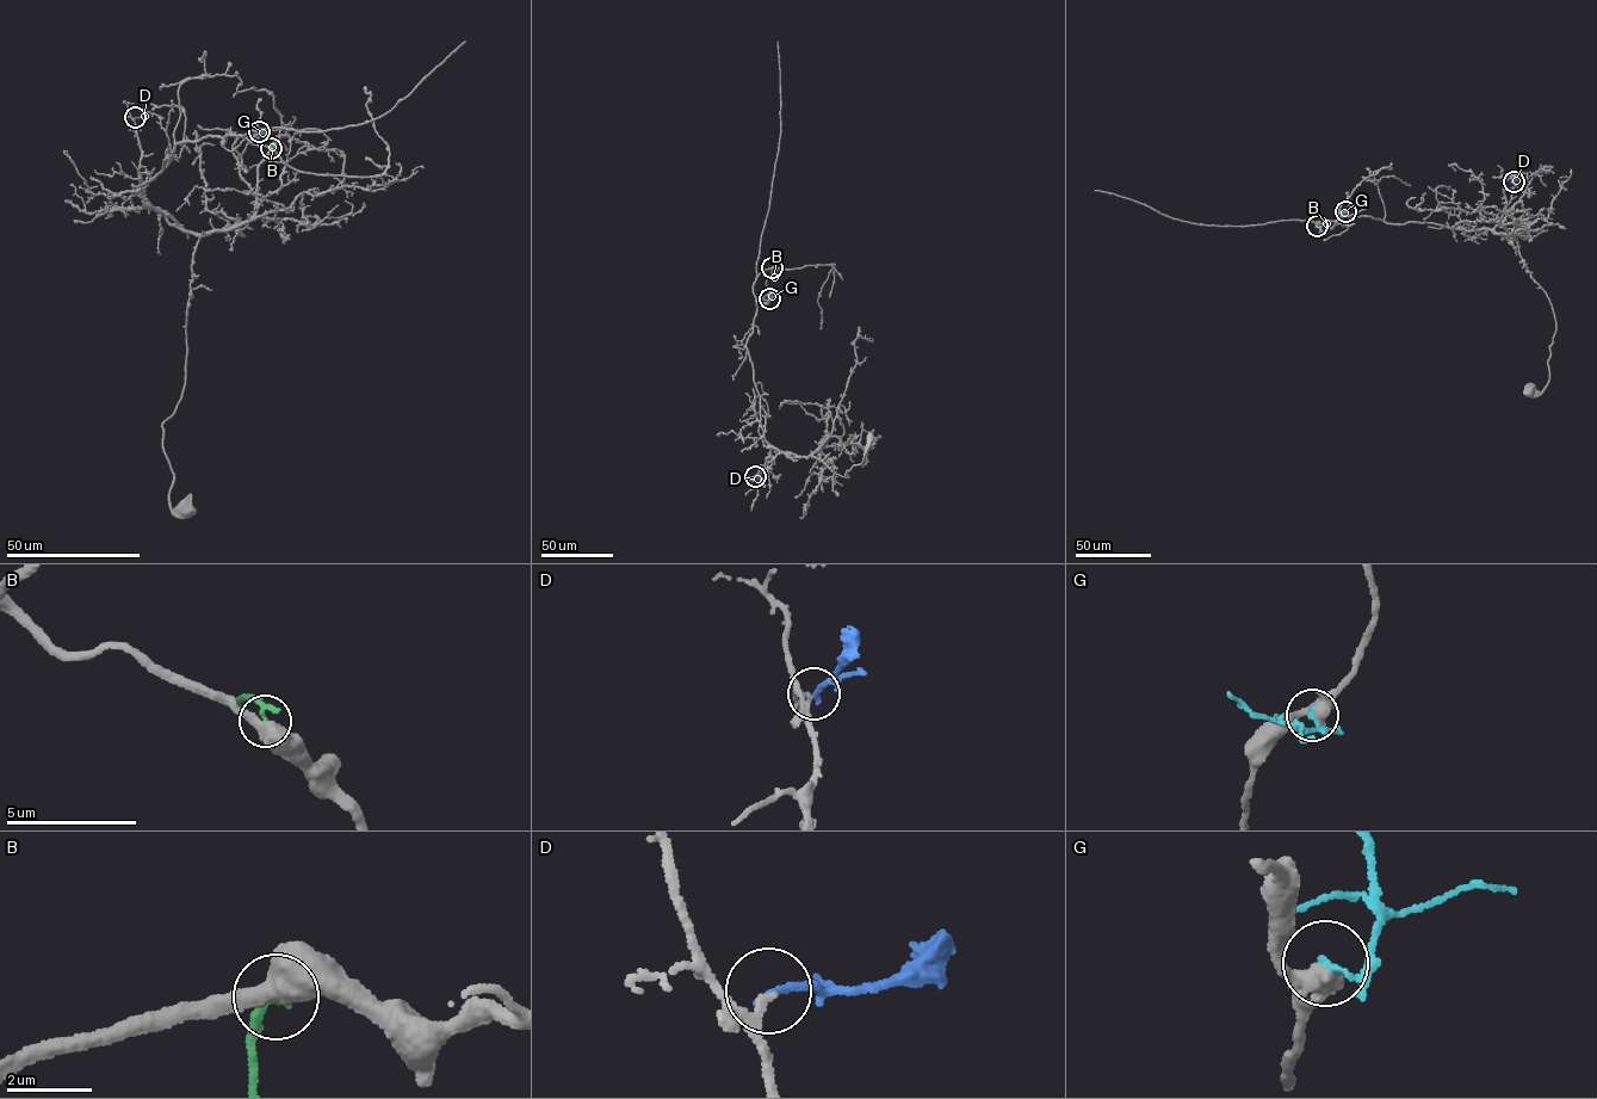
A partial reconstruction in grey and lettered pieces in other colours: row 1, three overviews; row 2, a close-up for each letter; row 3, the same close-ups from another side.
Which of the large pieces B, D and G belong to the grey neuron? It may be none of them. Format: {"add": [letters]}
{"add": ["D"]}

